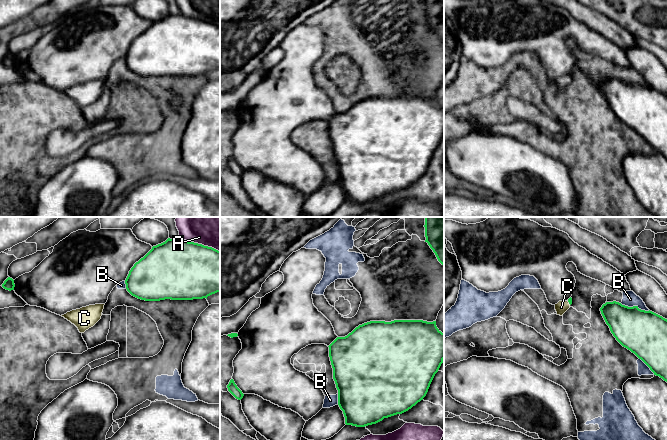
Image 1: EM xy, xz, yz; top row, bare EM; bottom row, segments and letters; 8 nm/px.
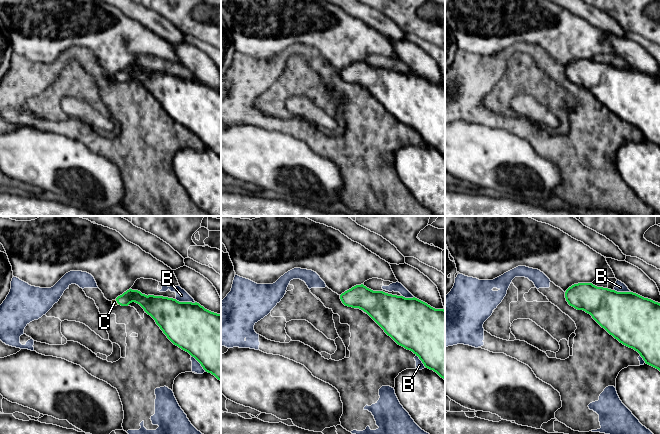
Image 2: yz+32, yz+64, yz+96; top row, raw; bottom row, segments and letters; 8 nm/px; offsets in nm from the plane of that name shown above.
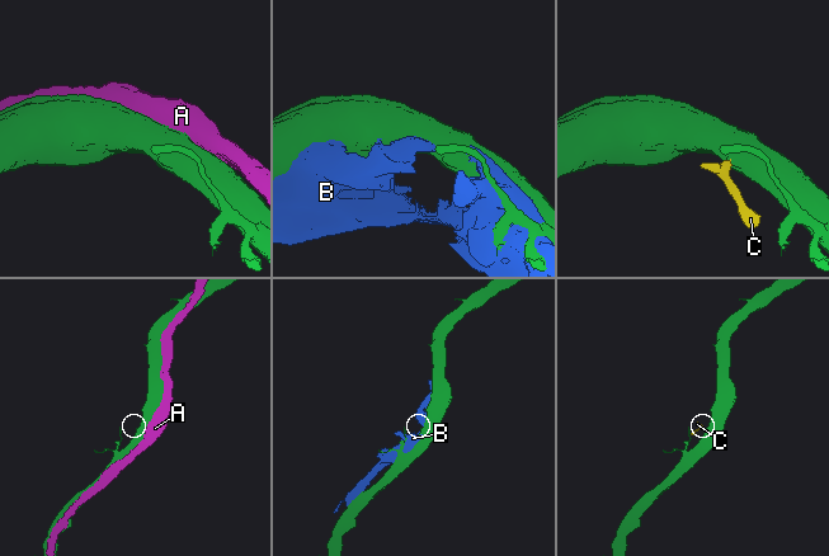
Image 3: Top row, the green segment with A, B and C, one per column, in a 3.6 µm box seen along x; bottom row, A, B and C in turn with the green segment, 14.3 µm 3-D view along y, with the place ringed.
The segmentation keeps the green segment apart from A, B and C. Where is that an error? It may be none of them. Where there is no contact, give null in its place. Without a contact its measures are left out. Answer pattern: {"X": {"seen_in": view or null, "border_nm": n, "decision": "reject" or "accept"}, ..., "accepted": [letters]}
{"A": {"seen_in": "xy", "border_nm": 340, "decision": "reject"}, "B": {"seen_in": "yz", "border_nm": 240, "decision": "reject"}, "C": {"seen_in": "yz", "border_nm": 40, "decision": "accept"}, "accepted": ["C"]}

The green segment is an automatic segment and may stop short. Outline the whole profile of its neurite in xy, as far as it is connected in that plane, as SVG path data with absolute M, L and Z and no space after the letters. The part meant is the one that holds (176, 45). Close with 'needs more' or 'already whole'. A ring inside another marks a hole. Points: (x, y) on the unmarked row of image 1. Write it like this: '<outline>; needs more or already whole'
M180 13L168 14L134 40L125 60L132 72L145 77L207 75L220 68L220 27Z; already whole

